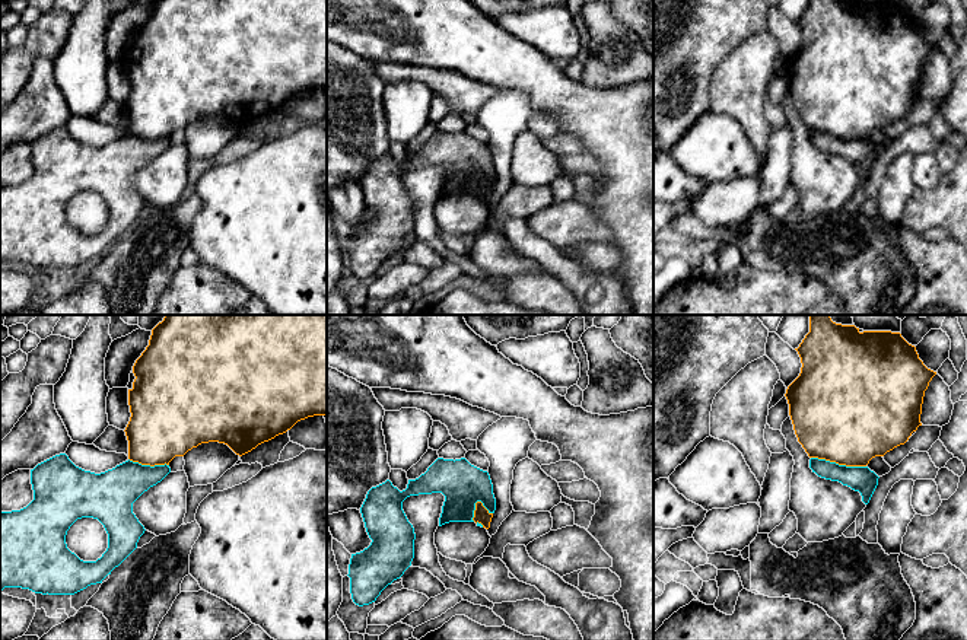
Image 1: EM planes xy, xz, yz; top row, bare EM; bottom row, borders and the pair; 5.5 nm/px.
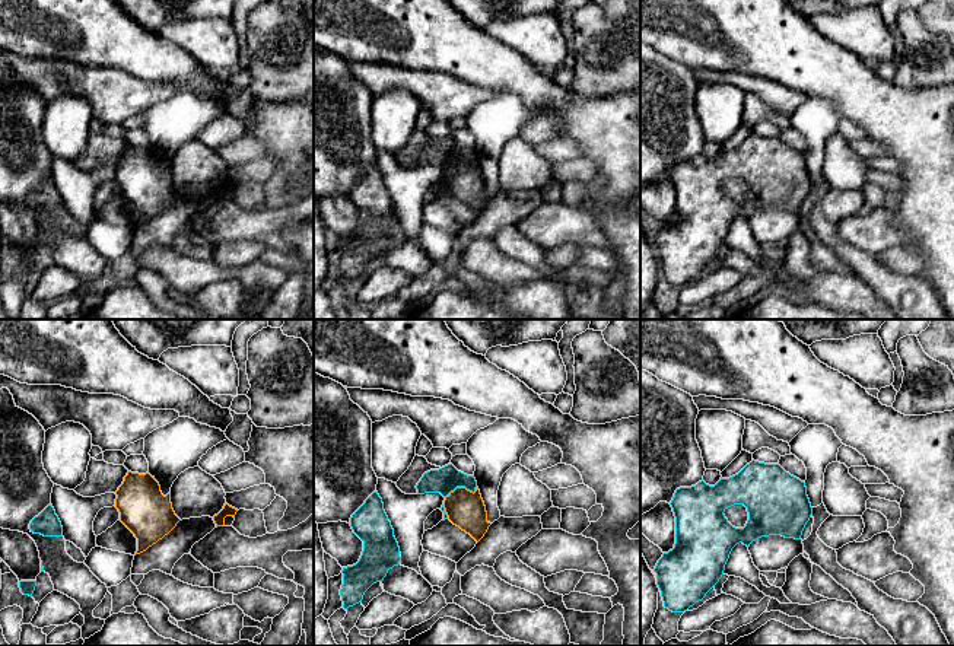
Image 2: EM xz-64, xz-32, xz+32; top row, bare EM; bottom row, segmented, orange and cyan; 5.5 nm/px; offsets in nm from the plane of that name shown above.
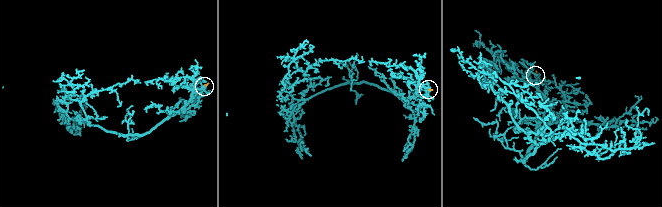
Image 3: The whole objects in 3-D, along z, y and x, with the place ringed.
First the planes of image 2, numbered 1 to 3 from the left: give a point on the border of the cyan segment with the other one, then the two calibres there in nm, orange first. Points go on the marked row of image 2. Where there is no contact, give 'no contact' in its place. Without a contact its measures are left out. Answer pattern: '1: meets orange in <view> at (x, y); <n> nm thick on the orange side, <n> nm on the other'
1: no contact
2: meets orange in xz-32 at (461, 487); 200 nm thick on the orange side, 140 nm on the other
3: no contact

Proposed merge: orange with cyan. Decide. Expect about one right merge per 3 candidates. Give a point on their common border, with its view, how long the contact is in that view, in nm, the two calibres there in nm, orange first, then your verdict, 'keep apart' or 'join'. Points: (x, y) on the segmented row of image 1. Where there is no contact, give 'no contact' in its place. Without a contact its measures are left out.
yz (839, 464) | 300 nm | 480/140 nm | keep apart

